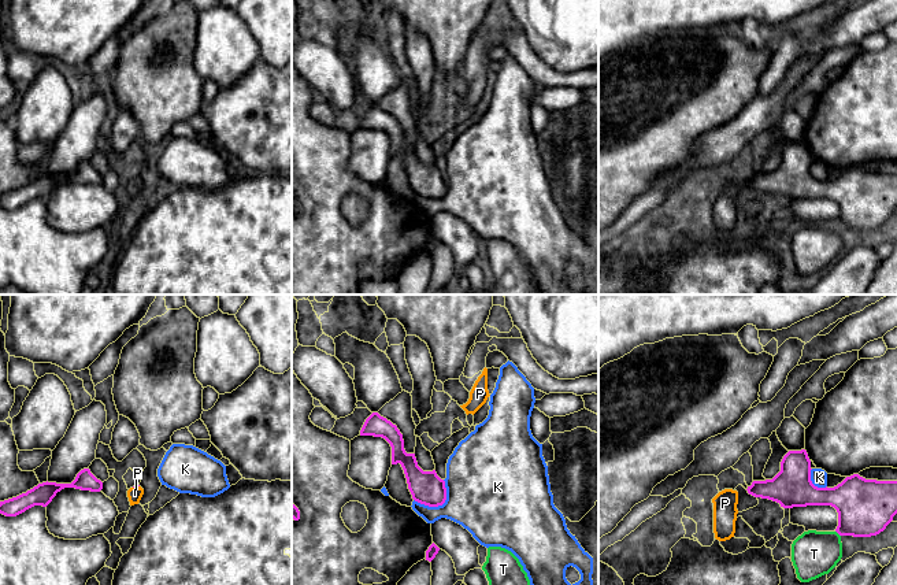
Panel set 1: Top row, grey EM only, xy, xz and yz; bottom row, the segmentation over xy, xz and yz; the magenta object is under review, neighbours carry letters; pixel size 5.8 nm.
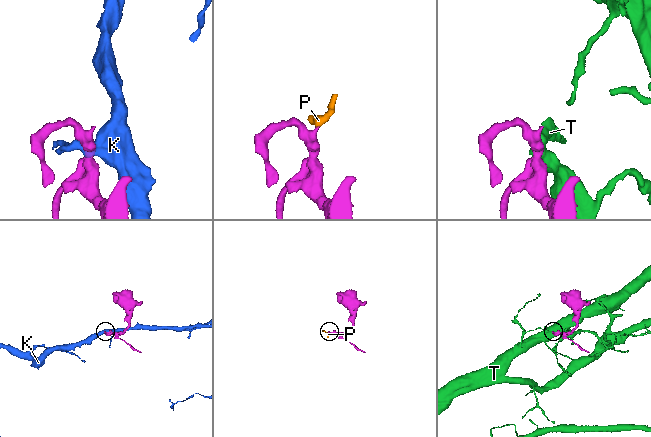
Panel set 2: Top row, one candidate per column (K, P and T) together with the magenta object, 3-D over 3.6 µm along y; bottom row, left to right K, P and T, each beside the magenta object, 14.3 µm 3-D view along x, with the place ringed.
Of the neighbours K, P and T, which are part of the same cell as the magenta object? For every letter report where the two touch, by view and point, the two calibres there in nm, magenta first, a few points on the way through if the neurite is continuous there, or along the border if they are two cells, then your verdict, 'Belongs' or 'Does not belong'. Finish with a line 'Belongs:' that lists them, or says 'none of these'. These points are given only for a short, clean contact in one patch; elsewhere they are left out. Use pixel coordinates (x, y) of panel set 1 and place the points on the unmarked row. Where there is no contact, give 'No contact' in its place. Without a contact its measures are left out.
K: Touches magenta at xz (438, 197). Thickness 190 nm (magenta) against 400 nm. Boundary: xz (445, 174), (445, 193), (441, 197), (425, 199), (414, 193). Does not belong
P: Touches magenta at xy (136, 180). Thickness 20 nm (magenta) against 90 nm. Path across: xy (137, 178), (136, 180), (134, 188). Belongs
T: Touches magenta at yz (837, 225). Thickness 320 nm (magenta) against 280 nm. Boundary: yz (836, 223), (840, 229). Does not belong
Belongs: P

